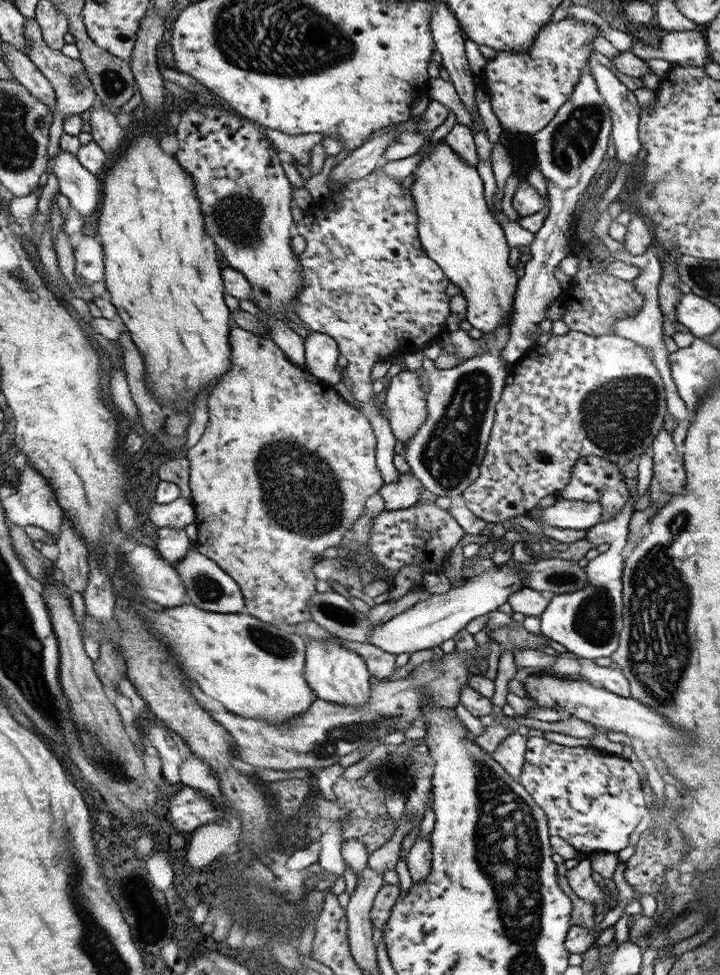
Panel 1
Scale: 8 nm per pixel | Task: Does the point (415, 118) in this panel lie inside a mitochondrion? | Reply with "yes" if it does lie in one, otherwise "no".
no

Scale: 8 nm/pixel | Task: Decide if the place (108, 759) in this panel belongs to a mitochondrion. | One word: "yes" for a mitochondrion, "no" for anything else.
yes

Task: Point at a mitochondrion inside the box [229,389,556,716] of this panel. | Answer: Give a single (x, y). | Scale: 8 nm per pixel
(302, 495)

